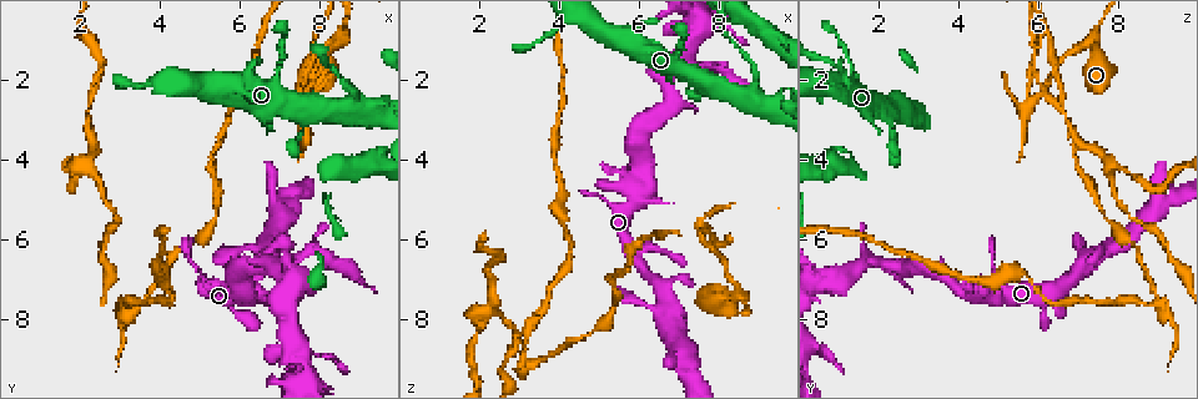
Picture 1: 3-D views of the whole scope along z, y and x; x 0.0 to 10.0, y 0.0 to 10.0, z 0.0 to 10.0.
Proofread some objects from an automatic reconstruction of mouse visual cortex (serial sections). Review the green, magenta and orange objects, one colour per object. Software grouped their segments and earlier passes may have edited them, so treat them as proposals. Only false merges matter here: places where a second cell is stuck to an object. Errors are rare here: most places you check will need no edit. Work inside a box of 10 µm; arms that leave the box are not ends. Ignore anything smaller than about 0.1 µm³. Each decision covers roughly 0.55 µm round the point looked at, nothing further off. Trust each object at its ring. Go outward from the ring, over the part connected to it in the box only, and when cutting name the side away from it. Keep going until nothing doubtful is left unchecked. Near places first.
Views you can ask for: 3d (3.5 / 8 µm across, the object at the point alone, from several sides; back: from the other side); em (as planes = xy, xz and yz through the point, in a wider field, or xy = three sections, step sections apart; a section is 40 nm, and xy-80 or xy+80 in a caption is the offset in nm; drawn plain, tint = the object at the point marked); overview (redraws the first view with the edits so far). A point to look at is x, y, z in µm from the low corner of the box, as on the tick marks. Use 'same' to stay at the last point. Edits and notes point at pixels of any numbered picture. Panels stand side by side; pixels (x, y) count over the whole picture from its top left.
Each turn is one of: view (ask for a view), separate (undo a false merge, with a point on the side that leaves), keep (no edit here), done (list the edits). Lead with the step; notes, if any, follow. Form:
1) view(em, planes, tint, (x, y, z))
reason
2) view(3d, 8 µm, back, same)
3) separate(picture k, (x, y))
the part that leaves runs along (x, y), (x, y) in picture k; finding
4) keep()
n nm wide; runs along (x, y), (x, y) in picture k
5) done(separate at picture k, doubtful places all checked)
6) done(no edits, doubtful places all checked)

view(3d, 3.5 µm, (7.80, 6.30, 1.70))
sharp bend

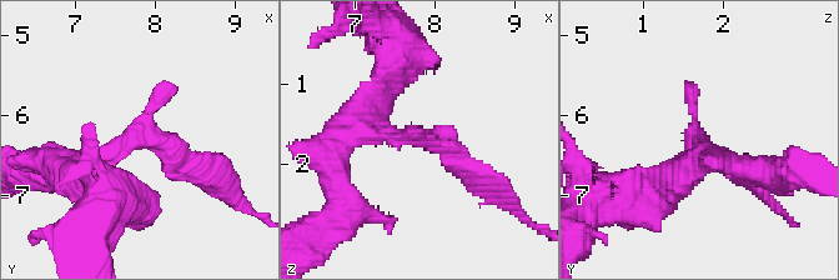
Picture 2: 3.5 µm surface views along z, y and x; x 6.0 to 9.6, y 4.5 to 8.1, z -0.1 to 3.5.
keep()
runs along (346, 126), (438, 140), (481, 178) in picture 2; all the same cell

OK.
view(3d, 3.5 µm, (8.50, 2.70, 2.25))
small branch off a trunk

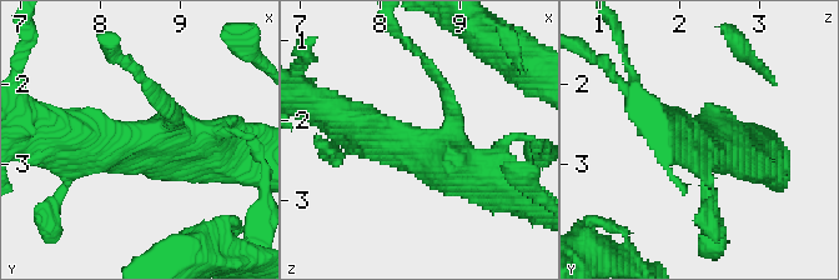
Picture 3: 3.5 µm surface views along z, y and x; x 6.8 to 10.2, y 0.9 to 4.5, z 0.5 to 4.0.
view(em, xy, step 1, tint, (8.50, 2.75, 2.30))
now the EM

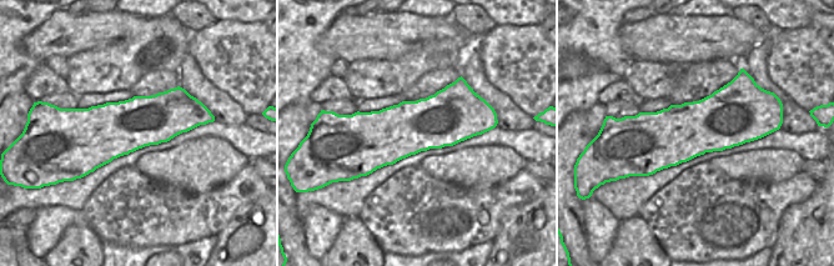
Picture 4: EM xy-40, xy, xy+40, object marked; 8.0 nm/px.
keep()
runs along (343, 115), (436, 144), (447, 95) in picture 3; all the same cell

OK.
view(3d, 3.5 µm, (8.50, 1.05, 7.45))
a fork

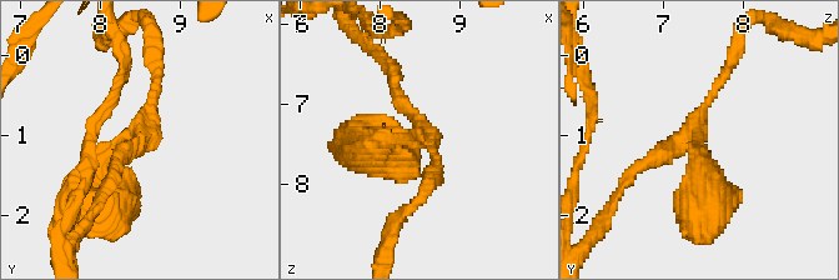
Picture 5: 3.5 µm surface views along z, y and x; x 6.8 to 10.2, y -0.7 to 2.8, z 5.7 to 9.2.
view(em, planes, plain, (8.50, 1.00, 7.45))
3 arms; arms of 150, 200, 450 nm; shape alone is not enough

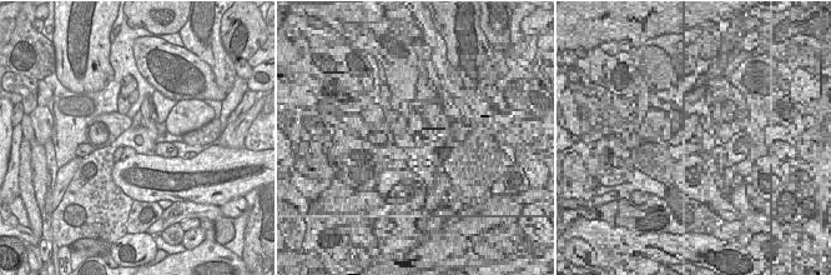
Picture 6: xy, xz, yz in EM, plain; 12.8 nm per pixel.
view(em, planes, tint, same)
where the object lies

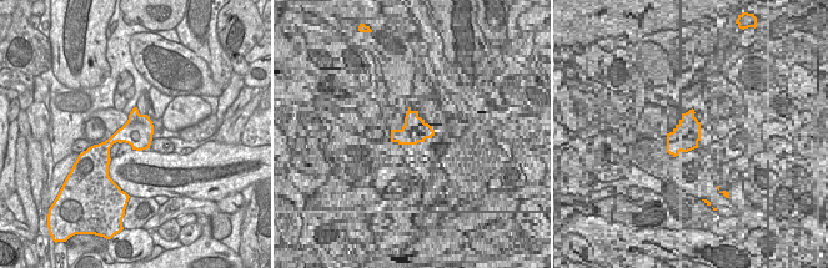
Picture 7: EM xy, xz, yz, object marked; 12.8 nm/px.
keep()
runs along (706, 195), (697, 134), (636, 169) in picture 5; one cell here

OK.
view(3d, 3.5 µm, back, (7.60, 2.40, 5.85))
abrupt turn

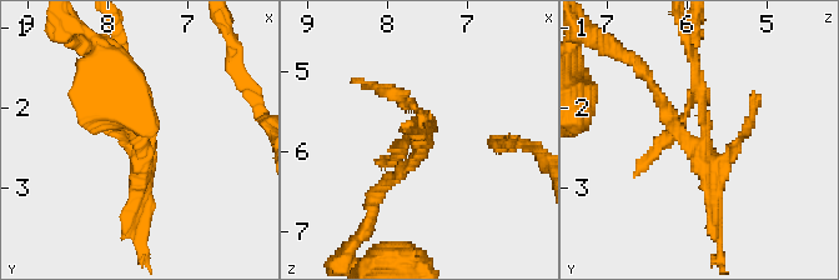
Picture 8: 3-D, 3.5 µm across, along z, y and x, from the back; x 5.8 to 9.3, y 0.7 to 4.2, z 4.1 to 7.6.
view(em, planes, tint, (7.60, 2.40, 5.85))

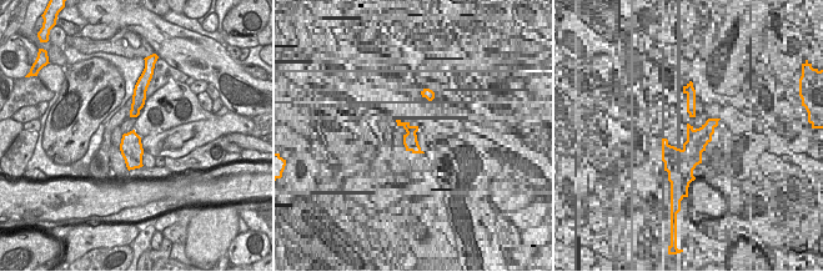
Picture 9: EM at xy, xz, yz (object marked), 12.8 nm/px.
separate(picture 8, (701, 96))
a second cell is stuck on

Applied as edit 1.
done(separate at picture 8, doubtful places all checked)

